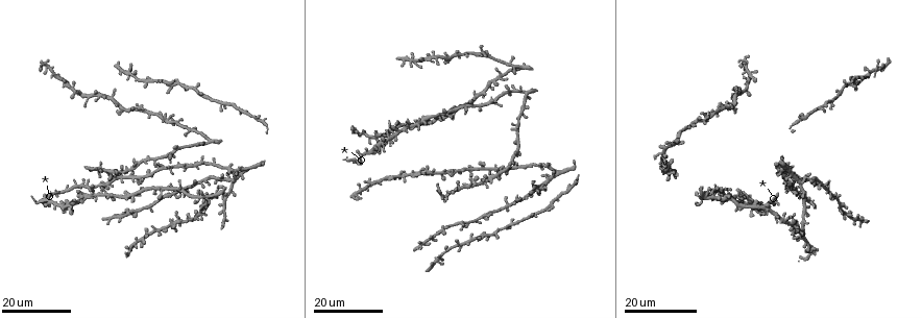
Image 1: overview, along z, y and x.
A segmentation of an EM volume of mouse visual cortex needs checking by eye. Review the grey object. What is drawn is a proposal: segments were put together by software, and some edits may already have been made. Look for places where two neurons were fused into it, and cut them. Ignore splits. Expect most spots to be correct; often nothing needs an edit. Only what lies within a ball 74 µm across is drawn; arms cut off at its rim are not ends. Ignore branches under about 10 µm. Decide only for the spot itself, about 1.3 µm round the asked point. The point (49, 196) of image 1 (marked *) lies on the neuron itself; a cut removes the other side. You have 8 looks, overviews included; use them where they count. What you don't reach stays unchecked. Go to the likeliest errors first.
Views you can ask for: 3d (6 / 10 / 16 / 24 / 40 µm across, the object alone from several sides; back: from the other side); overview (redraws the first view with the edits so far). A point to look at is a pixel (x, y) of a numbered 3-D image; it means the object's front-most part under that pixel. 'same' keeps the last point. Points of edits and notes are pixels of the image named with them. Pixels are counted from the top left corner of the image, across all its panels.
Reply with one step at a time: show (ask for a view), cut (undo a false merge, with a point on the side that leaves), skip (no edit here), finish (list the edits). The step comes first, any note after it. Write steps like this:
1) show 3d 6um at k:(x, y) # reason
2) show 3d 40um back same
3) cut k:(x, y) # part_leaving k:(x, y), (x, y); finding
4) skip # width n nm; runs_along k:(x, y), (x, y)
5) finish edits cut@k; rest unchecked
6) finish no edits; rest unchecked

show 3d 16um at 1:(800, 180) # looks like a crossing

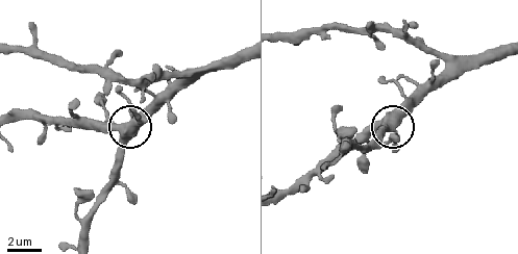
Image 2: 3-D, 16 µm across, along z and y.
show 3d 10um at 2:(121, 132)

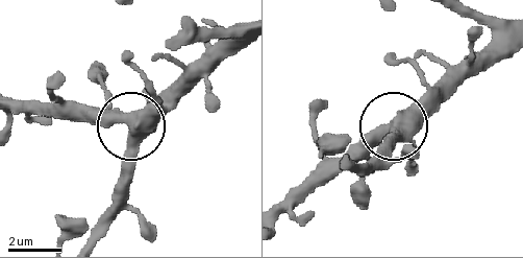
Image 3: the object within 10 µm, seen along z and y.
skip # side_arm 16 um; arms 4; continuous, no second neuron

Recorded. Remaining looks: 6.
show 3d 24um at 1:(557, 174) # three-way junction

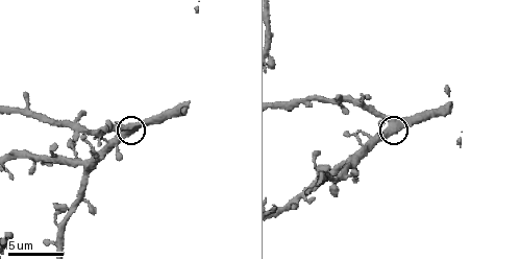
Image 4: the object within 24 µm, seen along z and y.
show 3d 10um at 4:(394, 131)

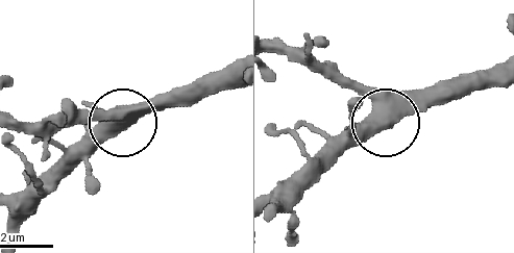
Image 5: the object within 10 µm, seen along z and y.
show 3d 10um back at 5:(389, 122)

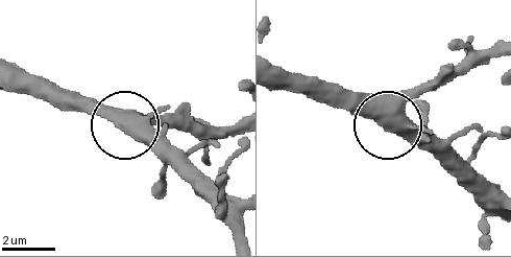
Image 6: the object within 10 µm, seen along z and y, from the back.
skip # arms 3; runs_along 6:(497, 52), (443, 71), (396, 116), (434, 154); continuous, no second neuron

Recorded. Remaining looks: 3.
show 3d 24um at 1:(102, 184) # side arm on a straight run

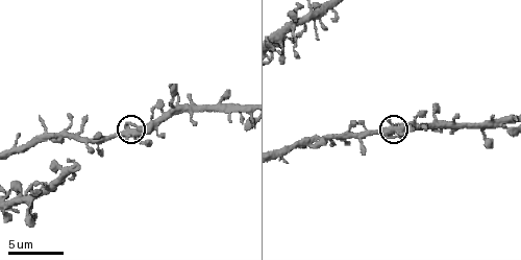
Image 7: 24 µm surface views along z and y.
show 3d 10um at 7:(124, 134)

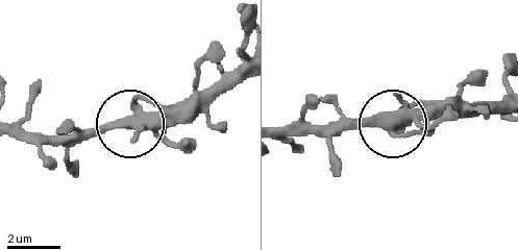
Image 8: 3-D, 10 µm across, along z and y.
show 3d 6um at 8:(393, 118)

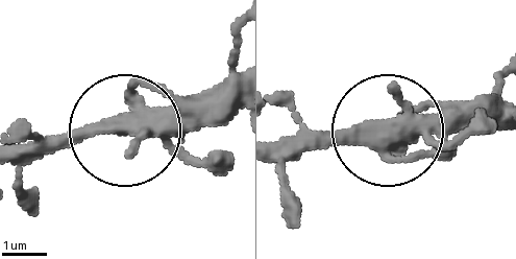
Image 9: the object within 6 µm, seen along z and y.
skip # one neuron here

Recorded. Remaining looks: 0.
finish no edits; rest unchecked

